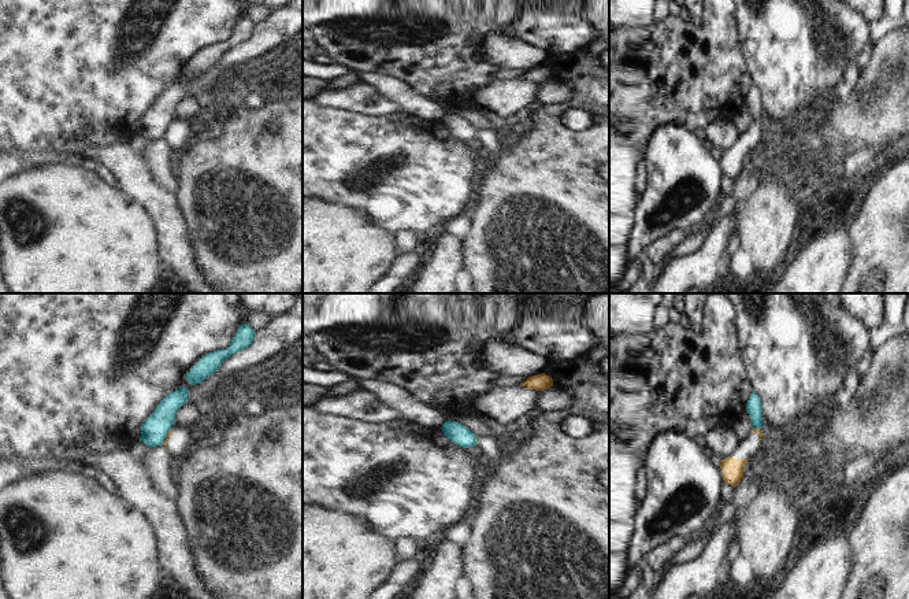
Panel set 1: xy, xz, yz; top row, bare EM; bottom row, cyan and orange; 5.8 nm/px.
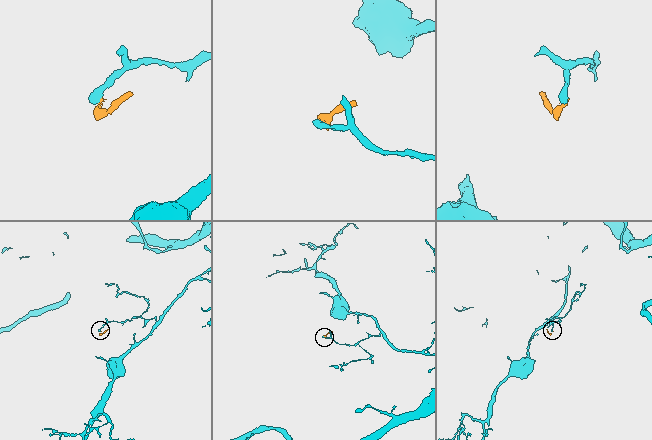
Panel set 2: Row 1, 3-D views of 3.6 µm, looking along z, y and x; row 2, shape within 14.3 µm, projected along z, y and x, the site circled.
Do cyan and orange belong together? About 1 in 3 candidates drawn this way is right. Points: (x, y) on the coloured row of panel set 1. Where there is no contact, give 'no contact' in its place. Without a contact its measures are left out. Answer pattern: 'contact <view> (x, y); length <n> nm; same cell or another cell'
contact xy (166, 436); length 120 nm; another cell

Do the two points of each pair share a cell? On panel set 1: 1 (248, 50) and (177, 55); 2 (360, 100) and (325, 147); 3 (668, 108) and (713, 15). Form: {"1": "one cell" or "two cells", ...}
{"1": "two cells", "2": "two cells", "3": "one cell"}

